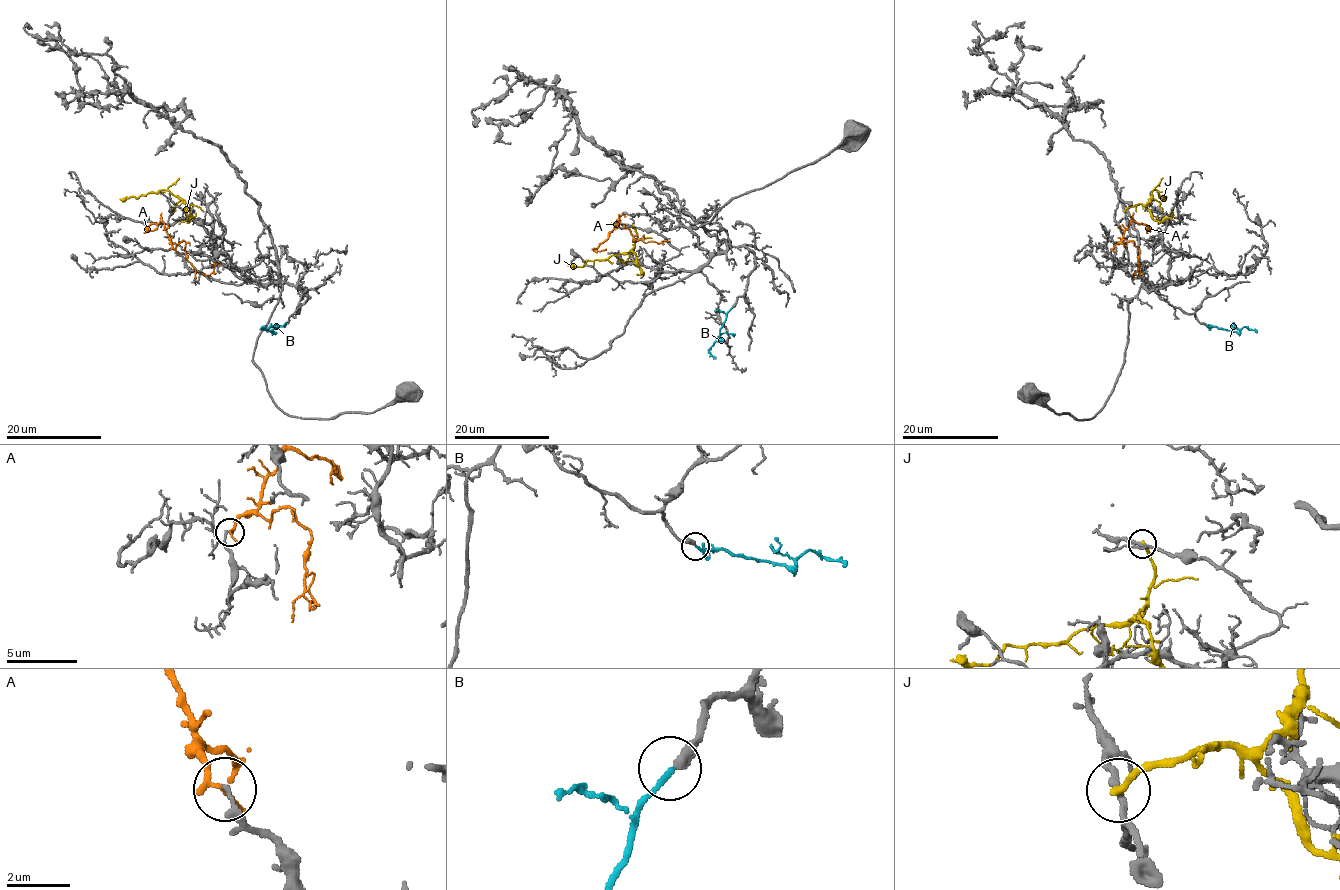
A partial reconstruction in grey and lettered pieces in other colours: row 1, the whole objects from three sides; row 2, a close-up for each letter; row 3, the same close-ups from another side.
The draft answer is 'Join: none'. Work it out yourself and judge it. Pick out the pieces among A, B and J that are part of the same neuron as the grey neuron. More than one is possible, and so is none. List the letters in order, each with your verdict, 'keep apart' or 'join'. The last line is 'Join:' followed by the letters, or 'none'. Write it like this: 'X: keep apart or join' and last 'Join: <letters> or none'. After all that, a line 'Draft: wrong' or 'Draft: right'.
A: keep apart
B: join
J: keep apart
Join: B
Draft: wrong

